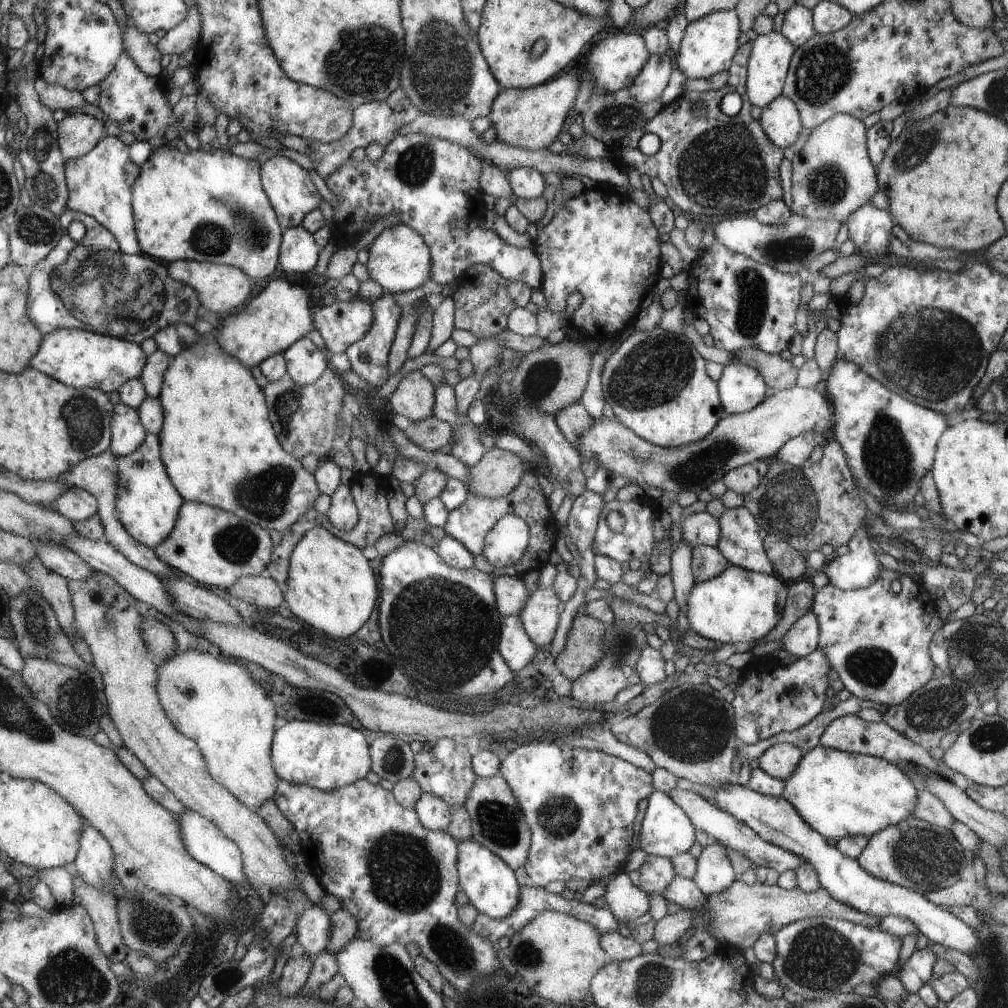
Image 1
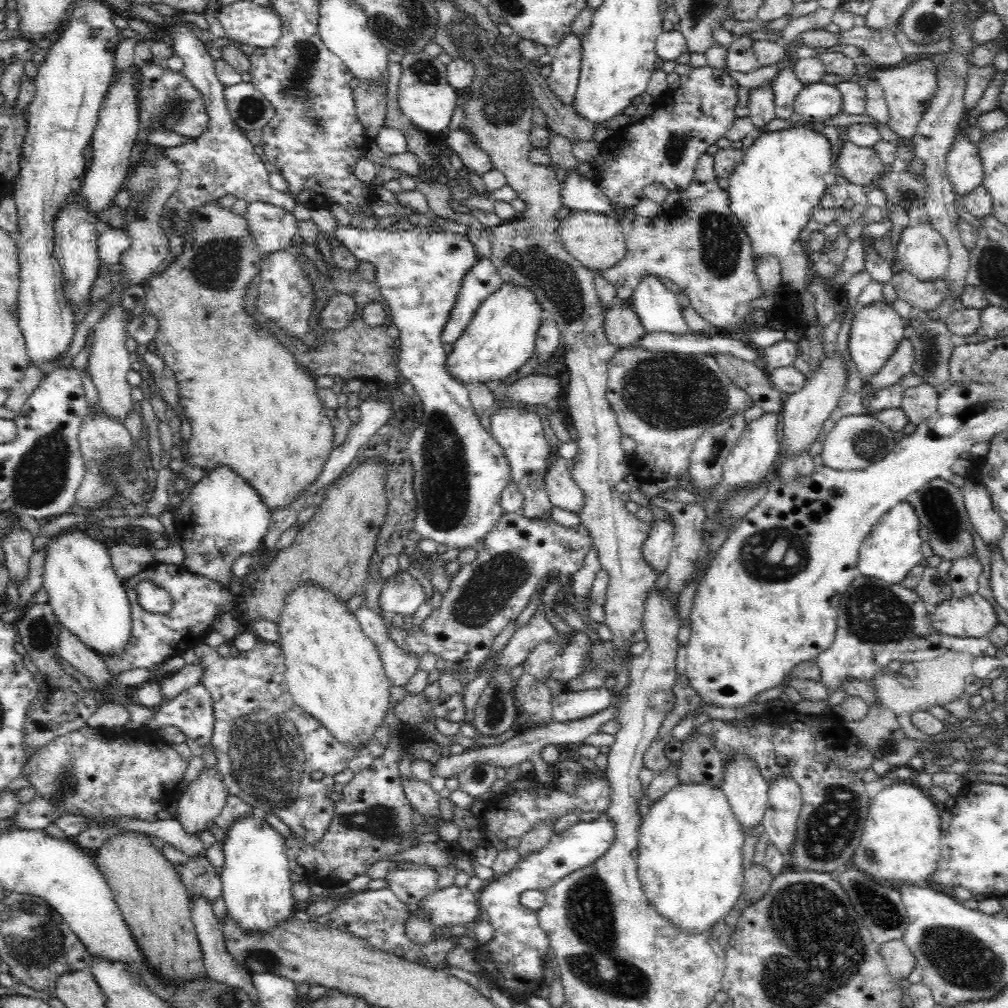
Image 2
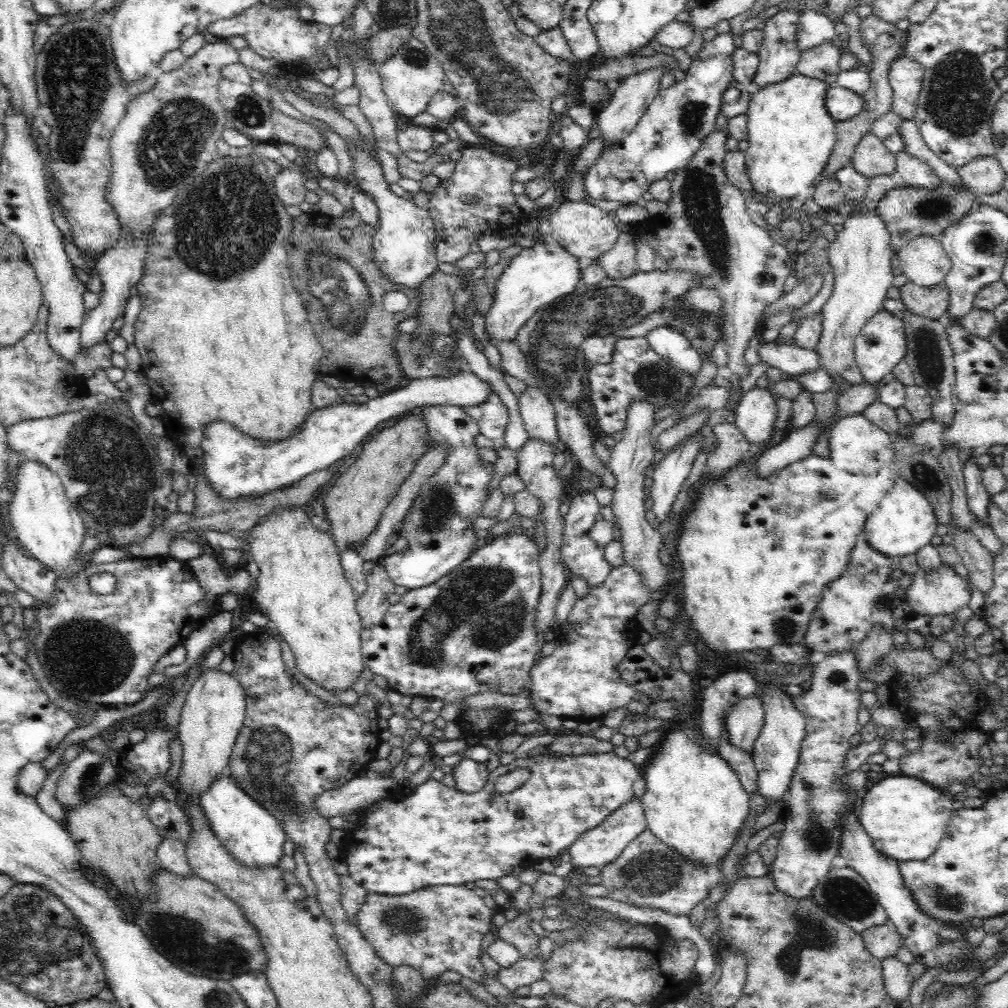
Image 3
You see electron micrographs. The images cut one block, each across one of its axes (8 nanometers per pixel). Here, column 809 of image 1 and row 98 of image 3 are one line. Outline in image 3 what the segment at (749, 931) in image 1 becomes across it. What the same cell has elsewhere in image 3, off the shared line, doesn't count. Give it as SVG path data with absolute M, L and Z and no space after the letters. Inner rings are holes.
M907 56L891 62L889 83L892 89L891 111L906 120L913 118L923 84L924 67Z

